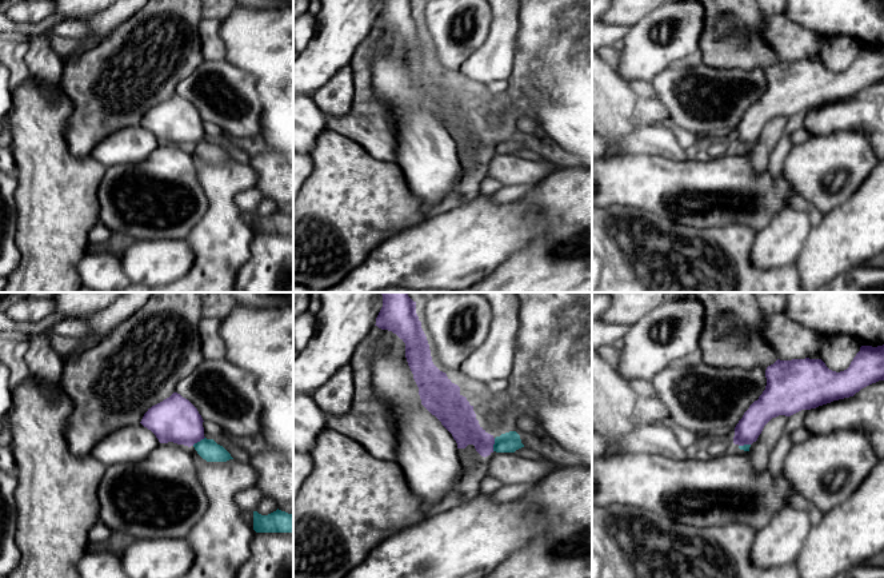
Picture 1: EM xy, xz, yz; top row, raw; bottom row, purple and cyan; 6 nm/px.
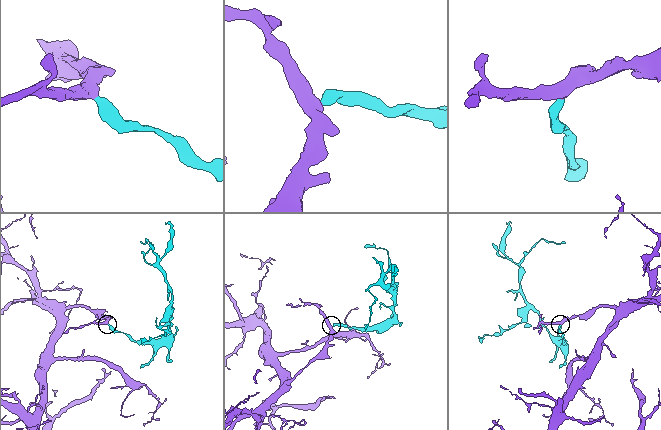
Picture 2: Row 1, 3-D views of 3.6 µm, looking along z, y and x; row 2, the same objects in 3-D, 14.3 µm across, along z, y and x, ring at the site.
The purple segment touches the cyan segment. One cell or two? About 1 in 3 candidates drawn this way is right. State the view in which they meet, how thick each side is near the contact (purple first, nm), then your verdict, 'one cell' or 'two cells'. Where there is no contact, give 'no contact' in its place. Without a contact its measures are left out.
contact in xz; calibres 190 and 120 nm; two cells

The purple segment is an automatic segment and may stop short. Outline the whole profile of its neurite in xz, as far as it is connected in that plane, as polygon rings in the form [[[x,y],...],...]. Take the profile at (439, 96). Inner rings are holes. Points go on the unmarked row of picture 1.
[[[383,0],[383,8],[375,27],[392,32],[405,44],[405,59],[419,88],[421,105],[452,135],[457,150],[473,146],[481,158],[491,156],[495,146],[493,136],[479,125],[473,107],[460,95],[460,88],[452,84],[447,75],[440,72],[432,63],[429,45],[416,15],[416,3],[412,0]]]

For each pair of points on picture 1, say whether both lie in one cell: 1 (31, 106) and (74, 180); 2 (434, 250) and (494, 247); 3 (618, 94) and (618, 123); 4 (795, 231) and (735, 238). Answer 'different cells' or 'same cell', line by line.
1: same cell
2: same cell
3: same cell
4: different cells

